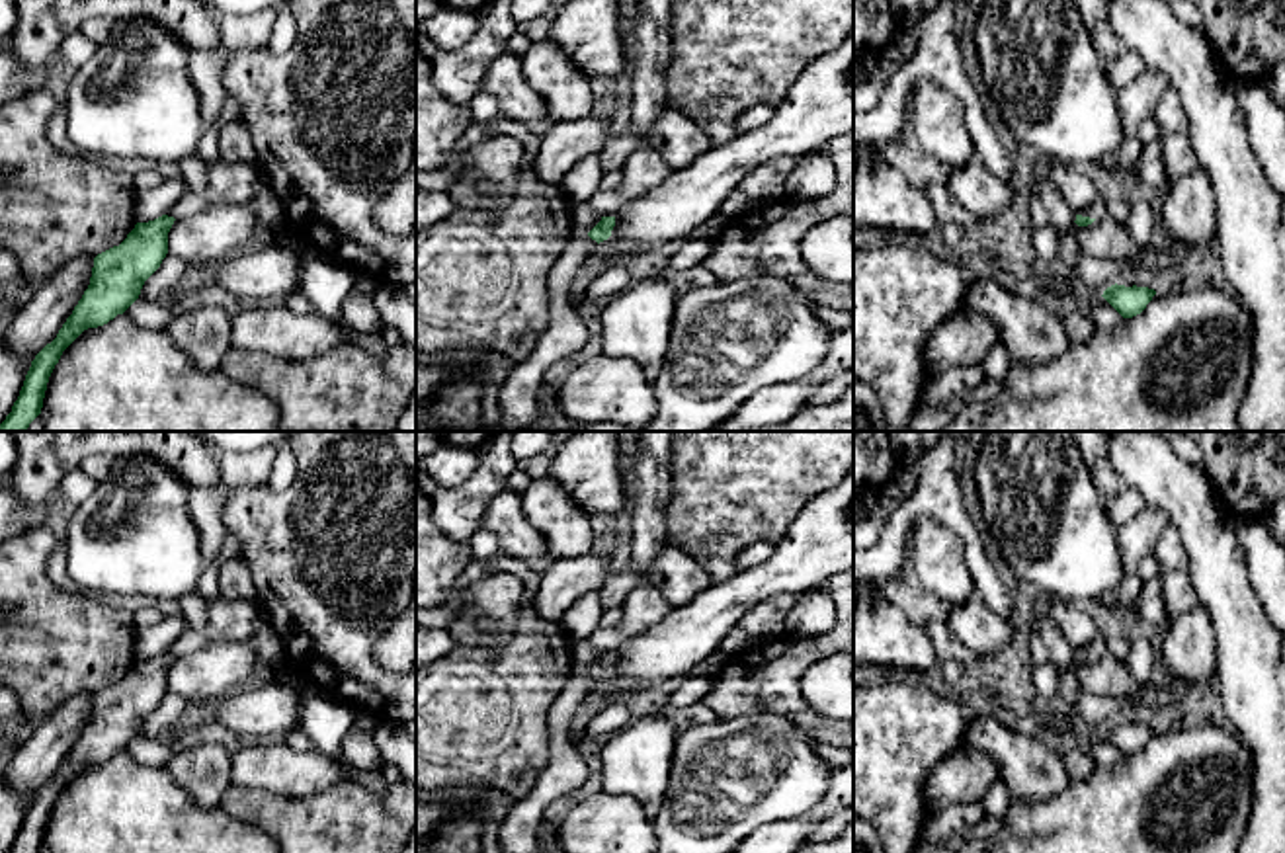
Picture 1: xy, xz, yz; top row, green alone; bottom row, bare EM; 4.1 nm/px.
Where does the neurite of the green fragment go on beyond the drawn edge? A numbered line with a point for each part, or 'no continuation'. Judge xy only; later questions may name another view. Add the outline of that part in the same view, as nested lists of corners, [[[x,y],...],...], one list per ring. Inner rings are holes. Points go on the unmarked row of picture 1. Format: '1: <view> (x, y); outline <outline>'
1: xy (227, 619); outline [[[223,595],[207,603],[207,625],[186,632],[168,648],[176,658],[197,652],[199,648],[223,640],[248,640],[254,627],[266,623],[264,609],[258,599],[230,601]]]

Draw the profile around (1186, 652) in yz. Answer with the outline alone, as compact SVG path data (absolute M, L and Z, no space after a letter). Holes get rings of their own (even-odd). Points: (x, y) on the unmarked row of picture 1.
M1201 601L1172 619L1168 632L1158 640L1158 662L1164 681L1181 689L1191 707L1193 693L1215 677L1215 627Z

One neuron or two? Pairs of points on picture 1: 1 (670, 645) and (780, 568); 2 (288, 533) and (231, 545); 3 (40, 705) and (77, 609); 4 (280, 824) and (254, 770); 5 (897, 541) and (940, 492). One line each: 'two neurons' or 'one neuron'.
1: one neuron
2: two neurons
3: one neuron
4: two neurons
5: one neuron

